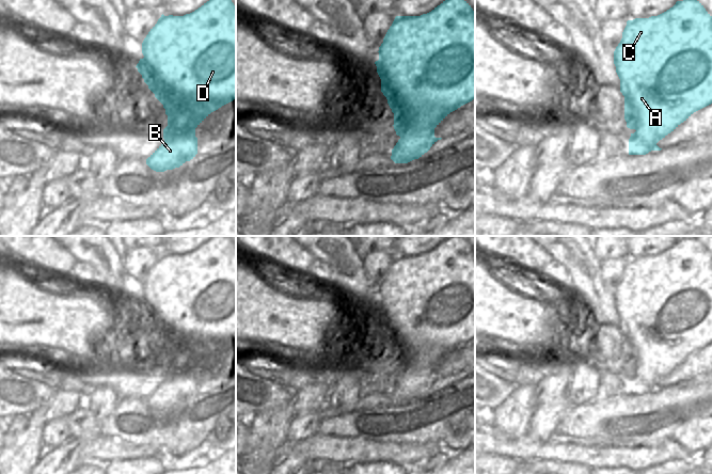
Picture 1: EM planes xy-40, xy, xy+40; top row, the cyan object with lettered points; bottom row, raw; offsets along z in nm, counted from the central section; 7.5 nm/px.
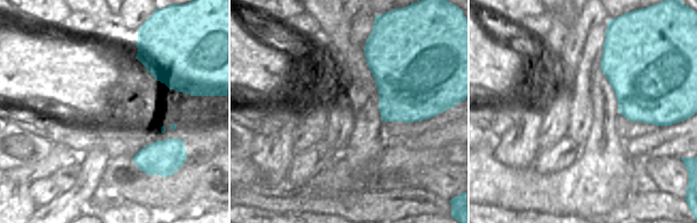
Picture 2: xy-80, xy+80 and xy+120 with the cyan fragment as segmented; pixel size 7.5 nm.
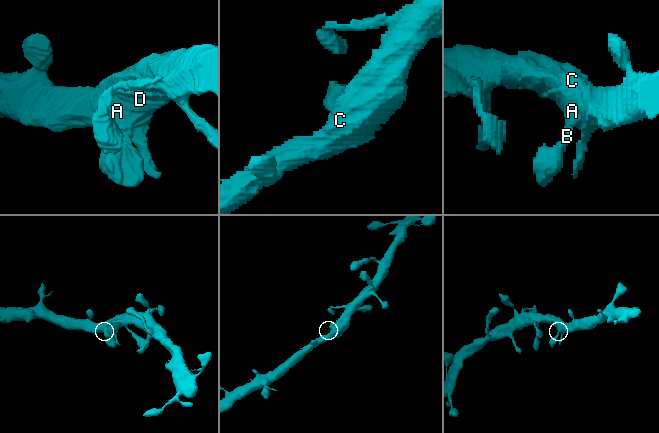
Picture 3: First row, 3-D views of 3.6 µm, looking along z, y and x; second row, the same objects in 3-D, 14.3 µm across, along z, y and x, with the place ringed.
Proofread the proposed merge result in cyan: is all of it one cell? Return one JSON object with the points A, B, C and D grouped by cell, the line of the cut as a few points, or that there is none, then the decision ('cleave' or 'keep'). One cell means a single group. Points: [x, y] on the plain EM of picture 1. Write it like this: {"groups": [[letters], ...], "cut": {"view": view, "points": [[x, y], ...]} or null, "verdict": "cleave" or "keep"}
{"groups": [["A", "B", "C", "D"]], "cut": null, "verdict": "keep"}

